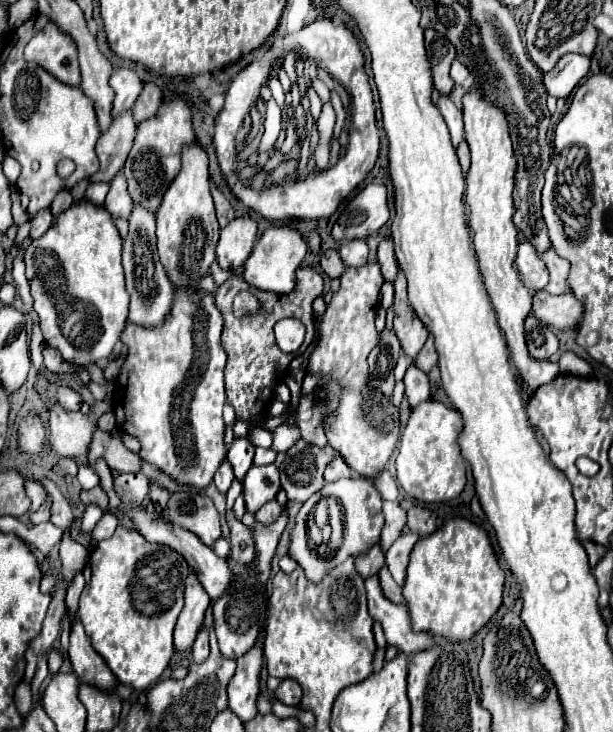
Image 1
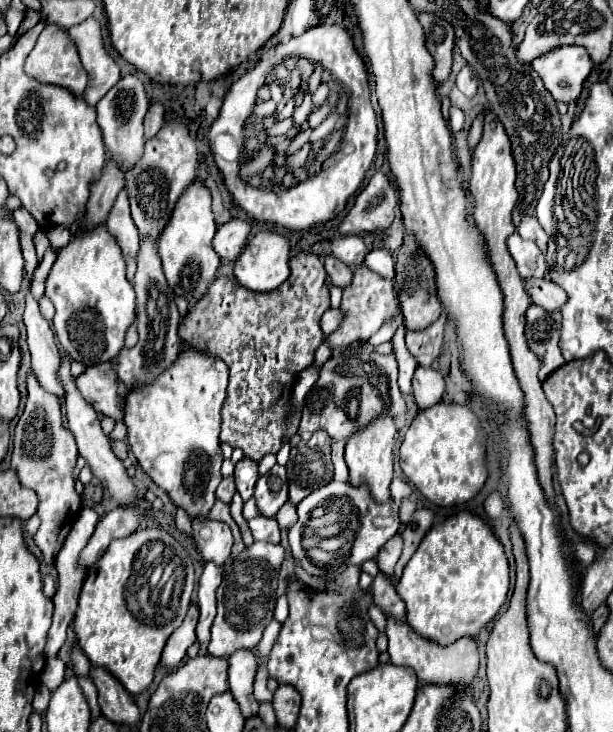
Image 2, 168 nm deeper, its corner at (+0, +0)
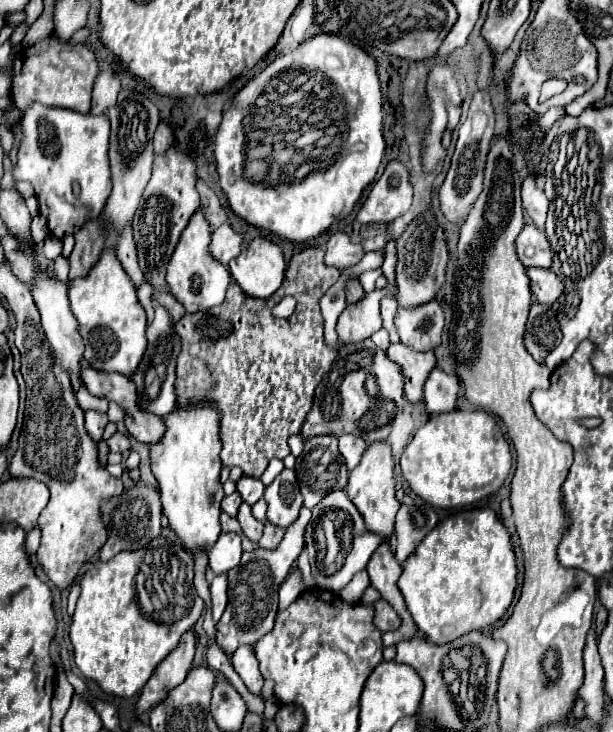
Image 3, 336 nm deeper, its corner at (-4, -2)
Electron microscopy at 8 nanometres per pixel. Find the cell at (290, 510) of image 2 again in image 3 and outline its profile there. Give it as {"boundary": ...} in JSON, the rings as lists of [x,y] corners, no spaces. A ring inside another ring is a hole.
{"boundary":[[[302,507],[300,519],[288,527],[278,549],[254,549],[244,553],[240,565],[228,573],[228,607],[216,625],[216,643],[224,653],[234,653],[240,645],[254,645],[262,635],[272,631],[272,623],[278,611],[278,587],[288,577],[292,563],[298,559],[304,547],[304,529],[310,523],[310,517],[312,511]]]}

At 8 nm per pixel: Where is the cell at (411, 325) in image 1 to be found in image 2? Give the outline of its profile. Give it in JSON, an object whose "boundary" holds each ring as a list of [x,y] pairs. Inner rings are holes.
{"boundary":[[[410,233],[404,235],[404,243],[396,251],[394,259],[396,259],[394,283],[396,283],[396,293],[398,293],[398,301],[400,301],[400,311],[404,315],[406,331],[422,331],[428,325],[432,325],[440,317],[440,313],[442,313],[440,303],[436,301],[436,287],[434,287],[434,277],[432,277],[432,265],[416,249],[414,237]]]}

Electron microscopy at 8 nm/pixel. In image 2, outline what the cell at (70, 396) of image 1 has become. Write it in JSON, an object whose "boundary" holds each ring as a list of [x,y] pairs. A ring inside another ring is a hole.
{"boundary":[[[98,363],[88,367],[78,379],[76,389],[96,411],[112,417],[122,419],[124,401],[116,393],[116,373],[110,369],[108,363]]]}

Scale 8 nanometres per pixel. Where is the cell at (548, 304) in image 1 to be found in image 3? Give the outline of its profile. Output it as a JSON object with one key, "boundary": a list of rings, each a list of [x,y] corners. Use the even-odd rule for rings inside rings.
{"boundary":[[[530,267],[526,275],[530,277],[530,291],[534,293],[534,299],[542,305],[552,305],[564,291],[562,281],[556,277],[552,269]]]}

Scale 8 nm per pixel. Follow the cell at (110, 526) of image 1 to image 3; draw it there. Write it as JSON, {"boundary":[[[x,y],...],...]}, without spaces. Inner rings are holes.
{"boundary":[[[136,483],[130,489],[126,489],[122,495],[106,499],[100,505],[100,513],[102,513],[102,523],[104,525],[120,525],[120,543],[118,543],[118,531],[112,529],[110,535],[108,535],[106,545],[100,549],[102,561],[110,561],[118,551],[144,549],[162,531],[162,525],[160,525],[160,515],[162,515],[160,495],[158,495],[156,489],[148,487],[146,483]]]}

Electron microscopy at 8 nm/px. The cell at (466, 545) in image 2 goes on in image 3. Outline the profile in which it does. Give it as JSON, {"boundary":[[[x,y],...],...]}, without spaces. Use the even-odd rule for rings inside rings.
{"boundary":[[[490,507],[464,509],[440,521],[416,547],[416,551],[404,561],[402,575],[398,579],[398,589],[418,629],[434,643],[450,643],[470,631],[480,631],[496,623],[514,599],[516,577],[518,569],[514,549],[510,543],[510,533],[506,531],[498,515]]]}

